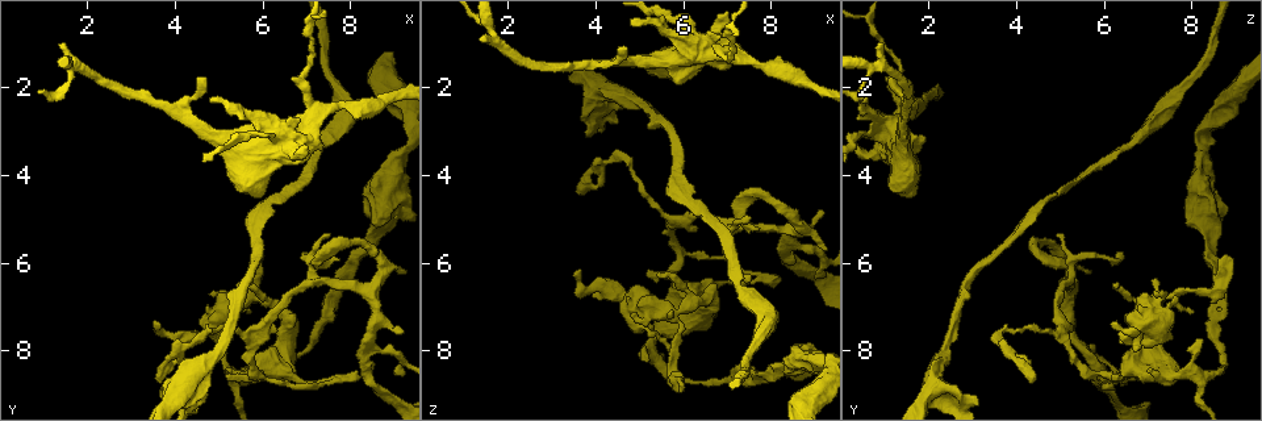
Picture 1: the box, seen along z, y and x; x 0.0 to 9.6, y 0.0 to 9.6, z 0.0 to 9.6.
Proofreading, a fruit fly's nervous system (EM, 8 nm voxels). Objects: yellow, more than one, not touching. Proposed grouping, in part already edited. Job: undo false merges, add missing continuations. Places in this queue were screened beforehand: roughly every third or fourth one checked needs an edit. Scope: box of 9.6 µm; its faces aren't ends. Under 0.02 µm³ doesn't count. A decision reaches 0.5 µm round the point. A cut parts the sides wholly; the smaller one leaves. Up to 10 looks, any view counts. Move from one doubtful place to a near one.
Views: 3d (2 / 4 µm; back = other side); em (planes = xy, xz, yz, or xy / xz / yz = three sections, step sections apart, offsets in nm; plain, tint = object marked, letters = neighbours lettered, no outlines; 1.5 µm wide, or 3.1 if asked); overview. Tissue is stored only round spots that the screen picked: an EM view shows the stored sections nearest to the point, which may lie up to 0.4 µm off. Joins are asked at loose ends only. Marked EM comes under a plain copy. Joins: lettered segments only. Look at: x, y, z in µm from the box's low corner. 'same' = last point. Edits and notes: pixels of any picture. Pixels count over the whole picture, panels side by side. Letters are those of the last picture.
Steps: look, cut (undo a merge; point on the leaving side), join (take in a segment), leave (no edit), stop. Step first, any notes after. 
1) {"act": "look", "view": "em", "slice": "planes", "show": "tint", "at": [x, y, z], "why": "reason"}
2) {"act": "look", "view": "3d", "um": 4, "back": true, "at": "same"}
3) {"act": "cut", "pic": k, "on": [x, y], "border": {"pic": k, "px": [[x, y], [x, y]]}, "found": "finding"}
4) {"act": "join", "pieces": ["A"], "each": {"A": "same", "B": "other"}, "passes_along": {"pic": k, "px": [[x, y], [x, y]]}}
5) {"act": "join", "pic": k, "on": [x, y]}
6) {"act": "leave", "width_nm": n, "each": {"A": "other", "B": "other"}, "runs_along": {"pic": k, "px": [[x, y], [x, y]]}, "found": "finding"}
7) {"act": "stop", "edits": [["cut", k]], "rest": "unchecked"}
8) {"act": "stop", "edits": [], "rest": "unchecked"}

{"act": "look", "view": "3d", "um": 2, "back": true, "at": [7.55, 3.00, 6.85], "why": "calibre changes"}

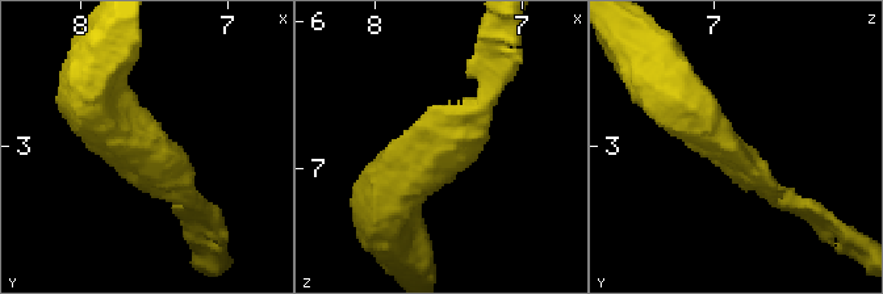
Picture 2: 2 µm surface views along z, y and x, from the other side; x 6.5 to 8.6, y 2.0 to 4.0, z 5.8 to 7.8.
{"act": "look", "view": "em", "slice": "planes", "show": "letters", "at": [7.58, 3.04, 6.90]}

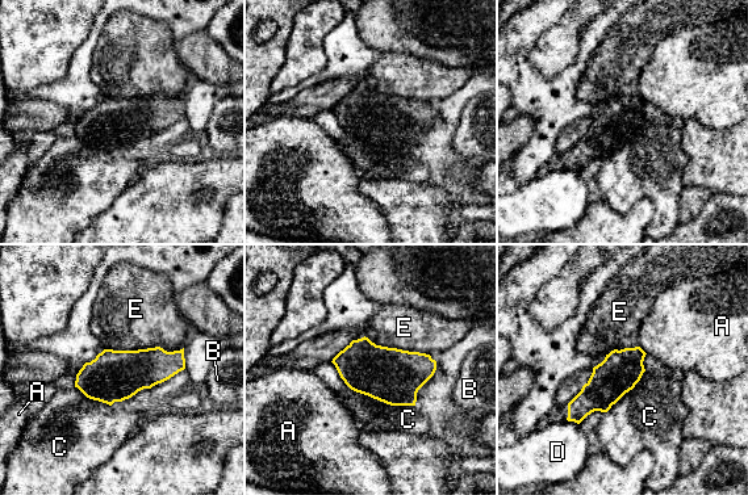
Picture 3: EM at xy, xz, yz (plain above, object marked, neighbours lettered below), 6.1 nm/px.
{"act": "leave", "each": {"A": "other", "B": "other", "C": "other", "D": "other", "E": "other"}, "border": {"pic": 3, "px": [[359, 391], [391, 405], [414, 406]]}, "found": "continuous, no second neuron"}

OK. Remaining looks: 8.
{"act": "look", "view": "3d", "um": 4, "at": [5.15, 8.60, 6.20], "why": "free end"}

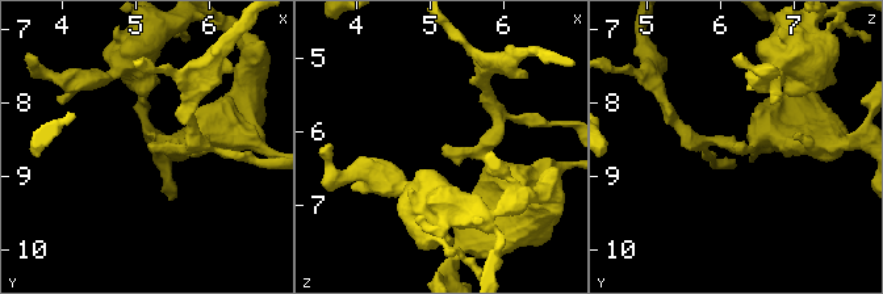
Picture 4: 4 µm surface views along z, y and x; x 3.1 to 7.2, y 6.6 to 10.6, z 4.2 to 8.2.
{"act": "look", "view": "em", "slice": "planes", "show": "letters", "at": [5.15, 8.55, 6.25], "why": "need the tissue"}

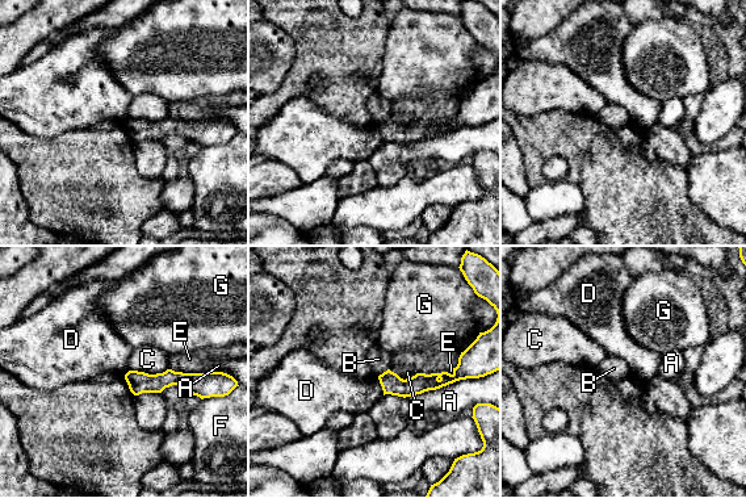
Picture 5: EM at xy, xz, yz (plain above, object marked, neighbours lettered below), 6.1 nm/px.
{"act": "leave", "each": {"A": "other", "B": "other", "C": "other", "D": "other", "E": "other", "F": "other", "G": "other"}, "runs_along": {"pic": 5, "px": [[129, 376], [135, 380], [201, 379]]}, "found": "none of them fits"}

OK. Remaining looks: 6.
{"act": "look", "view": "em", "slice": "planes", "show": "tint", "at": [6.40, 8.35, 8.65], "why": "thin neck"}

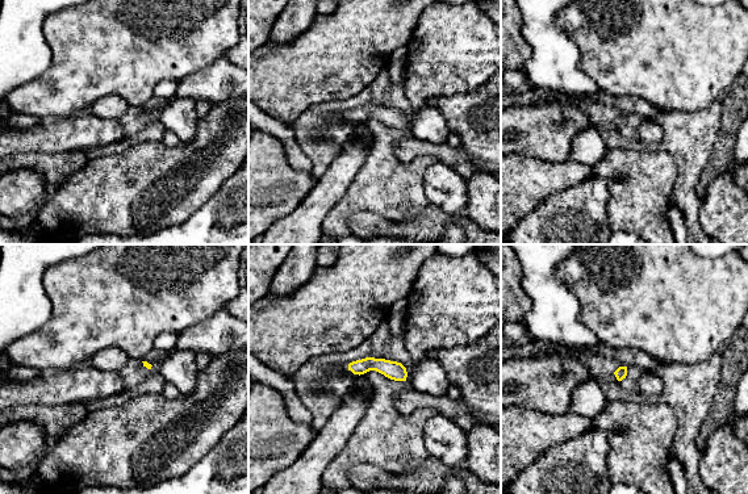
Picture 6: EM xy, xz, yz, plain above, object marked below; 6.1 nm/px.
{"act": "look", "view": "em", "slice": "planes", "show": "letters", "at": "same", "why": "see the neighbours"}

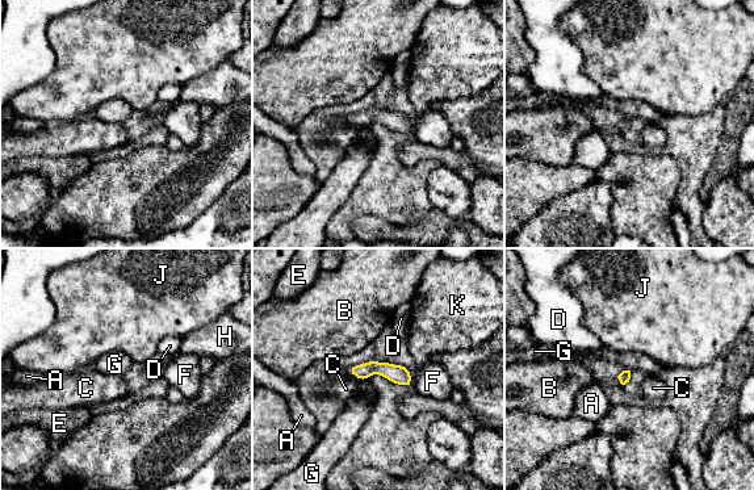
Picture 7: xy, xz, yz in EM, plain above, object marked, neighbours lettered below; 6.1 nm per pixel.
{"act": "leave", "each": {"A": "other", "B": "other", "C": "other", "D": "other", "E": "other", "F": "other", "G": "other", "H": "other", "J": "other", "K": "other"}, "found": "one neuron here"}

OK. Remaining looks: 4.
{"act": "look", "view": "3d", "um": 4, "at": [1.40, 1.00, 0.90]}

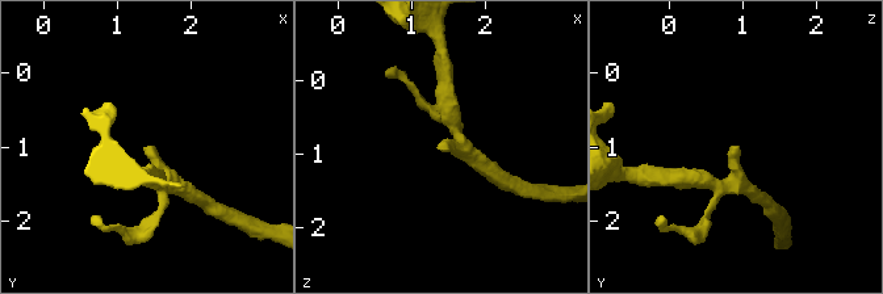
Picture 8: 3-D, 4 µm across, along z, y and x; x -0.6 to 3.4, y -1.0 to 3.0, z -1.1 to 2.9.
{"act": "look", "view": "em", "slice": "planes", "show": "letters", "at": [1.40, 1.00, 0.95], "why": "shape alone is not enough"}

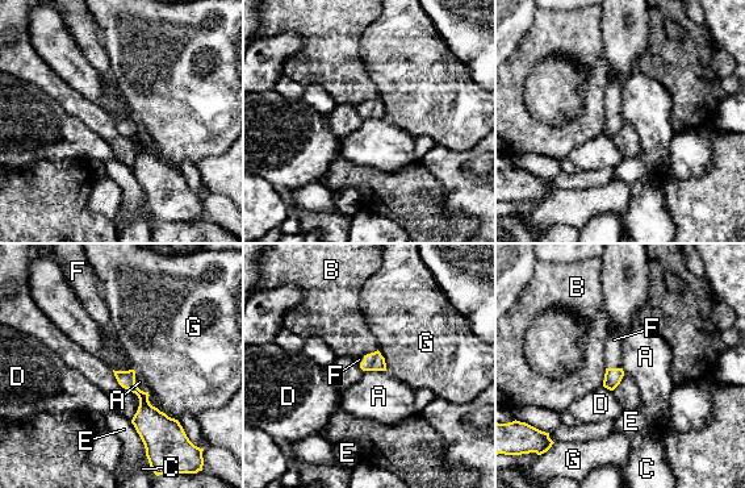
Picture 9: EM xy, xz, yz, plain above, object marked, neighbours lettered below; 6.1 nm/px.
{"act": "join", "pieces": ["F"], "each": {"A": "other", "B": "other", "C": "other", "D": "other", "E": "other", "F": "same", "G": "other"}, "passes_along": {"pic": 9, "px": [[612, 376], [614, 368], [614, 340]]}, "found": "the neuron continues"}

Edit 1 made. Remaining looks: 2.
{"act": "stop", "edits": [["join", 9]], "rest": "unchecked"}

